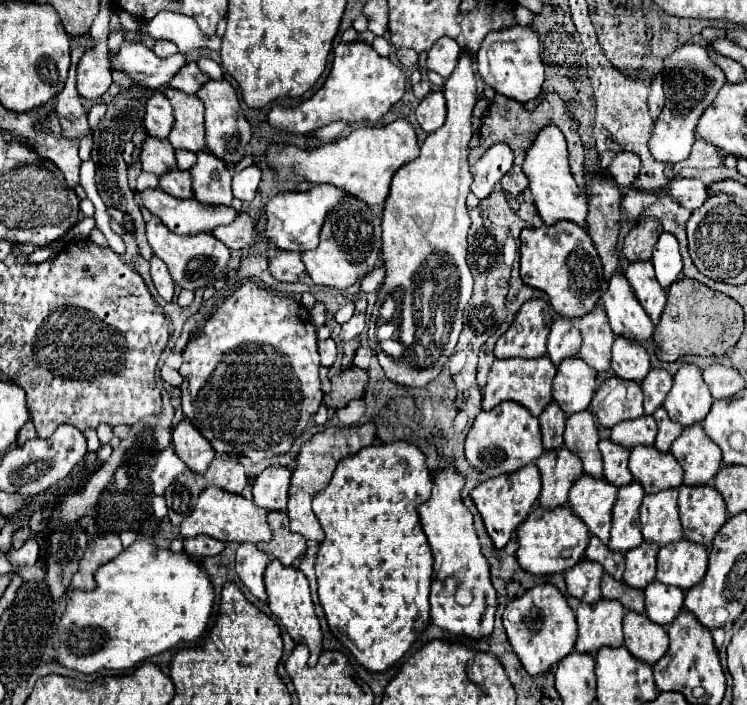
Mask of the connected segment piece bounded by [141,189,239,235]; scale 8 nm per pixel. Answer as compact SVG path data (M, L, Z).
M161 189L141 191L141 203L157 215L173 233L179 235L199 235L211 233L219 225L227 225L237 219L239 211L233 207L203 205L195 199L175 199Z

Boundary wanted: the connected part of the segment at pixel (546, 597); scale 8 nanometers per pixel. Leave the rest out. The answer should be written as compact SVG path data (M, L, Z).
M551 583L535 585L525 591L525 595L515 597L503 609L503 625L507 629L507 639L521 659L529 675L539 675L549 671L555 663L567 657L573 651L577 639L577 621L575 611L569 607L565 595Z

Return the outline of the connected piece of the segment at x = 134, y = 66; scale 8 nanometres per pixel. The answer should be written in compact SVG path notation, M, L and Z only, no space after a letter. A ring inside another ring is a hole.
M123 41L117 53L107 53L107 59L111 71L121 71L147 89L161 89L187 63L183 53L159 59L147 45L135 41Z

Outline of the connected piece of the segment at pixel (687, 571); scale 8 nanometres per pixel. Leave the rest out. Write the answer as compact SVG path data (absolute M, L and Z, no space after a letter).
M681 539L659 549L657 555L657 581L681 587L687 591L697 585L707 571L707 547Z

